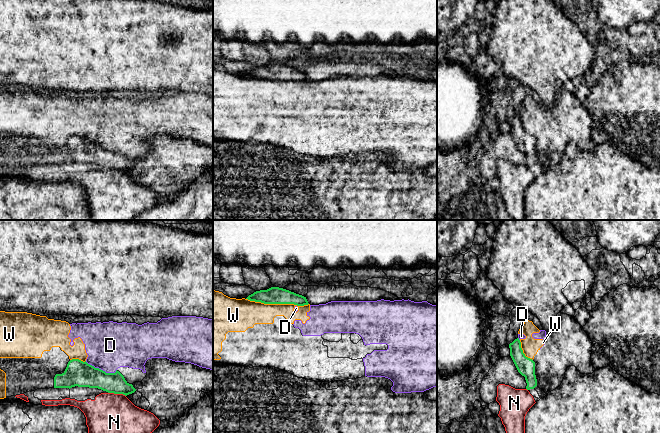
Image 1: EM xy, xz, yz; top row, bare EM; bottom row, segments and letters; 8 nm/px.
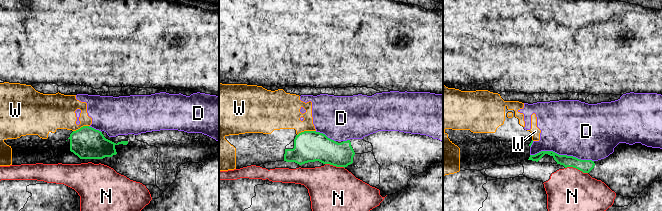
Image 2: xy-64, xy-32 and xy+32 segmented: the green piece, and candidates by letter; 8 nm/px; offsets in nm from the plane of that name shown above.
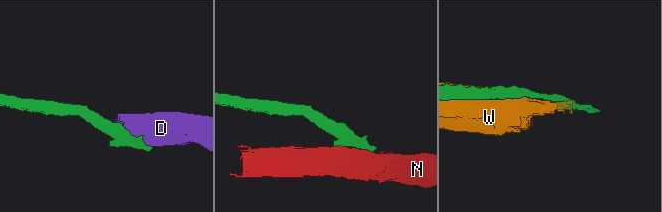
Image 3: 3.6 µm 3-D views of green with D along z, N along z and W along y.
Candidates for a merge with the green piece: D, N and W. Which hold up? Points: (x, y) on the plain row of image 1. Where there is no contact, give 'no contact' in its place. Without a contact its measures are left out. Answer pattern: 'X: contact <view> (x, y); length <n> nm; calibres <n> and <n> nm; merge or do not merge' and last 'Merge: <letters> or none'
D: contact xy (100, 145); length 260 nm; calibres 200 and 380 nm; do not merge
N: contact xy (117, 169); length 150 nm; calibres 170 and 420 nm; do not merge
W: contact xz (277, 79); length 500 nm; calibres 140 and 200 nm; do not merge
Merge: none

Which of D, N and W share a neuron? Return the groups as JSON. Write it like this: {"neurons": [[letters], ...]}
{"neurons": [["D", "W"], ["N"]]}

